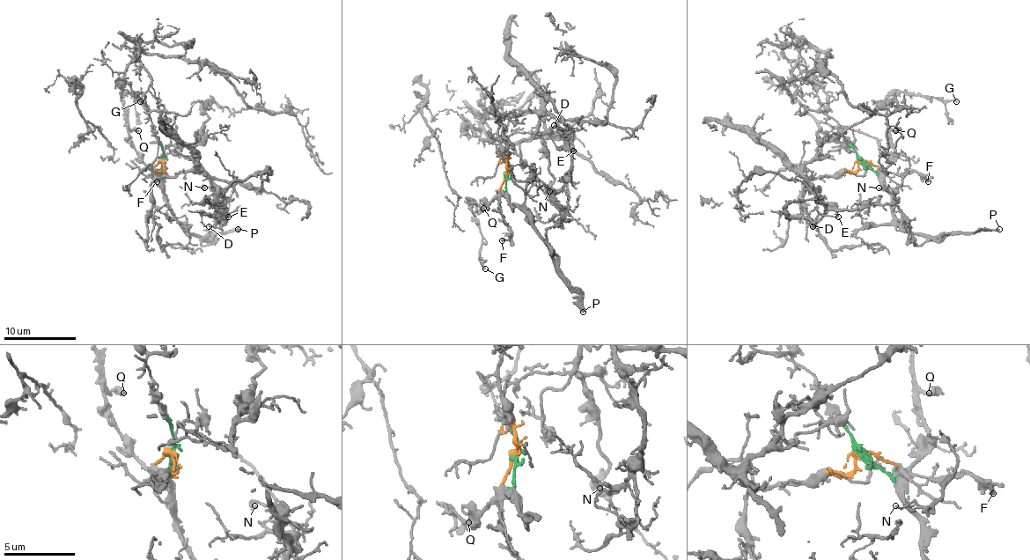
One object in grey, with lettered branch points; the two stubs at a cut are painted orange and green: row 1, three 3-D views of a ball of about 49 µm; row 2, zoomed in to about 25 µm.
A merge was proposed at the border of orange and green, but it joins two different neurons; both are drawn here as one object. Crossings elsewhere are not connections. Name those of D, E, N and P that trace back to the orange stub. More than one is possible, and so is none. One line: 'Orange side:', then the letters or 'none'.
Orange side: D, E, N

